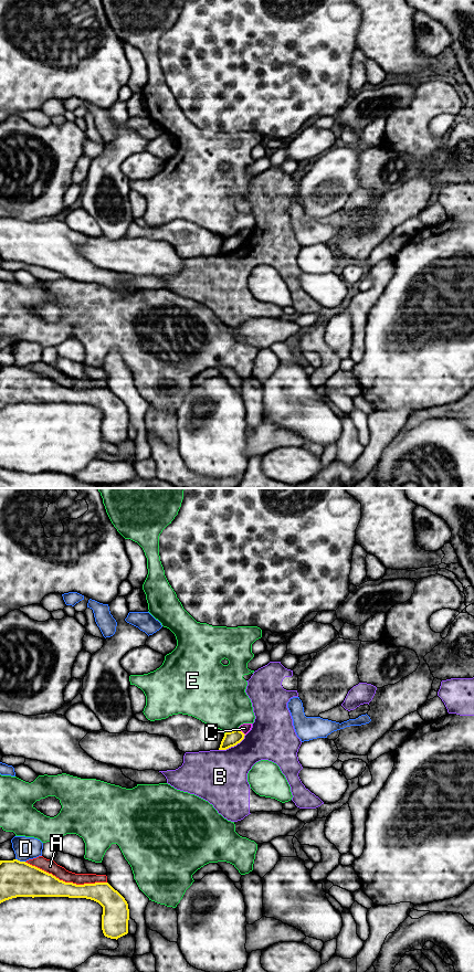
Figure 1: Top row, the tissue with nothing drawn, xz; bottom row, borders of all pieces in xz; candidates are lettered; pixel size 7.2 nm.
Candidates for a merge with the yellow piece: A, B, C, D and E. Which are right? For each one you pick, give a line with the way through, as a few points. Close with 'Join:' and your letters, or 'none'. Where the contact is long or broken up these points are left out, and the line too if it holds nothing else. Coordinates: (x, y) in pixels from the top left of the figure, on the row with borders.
Join: none

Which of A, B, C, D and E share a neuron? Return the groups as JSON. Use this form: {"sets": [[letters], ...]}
{"sets": [["A"], ["B"], ["C"], ["D"], ["E"]]}

